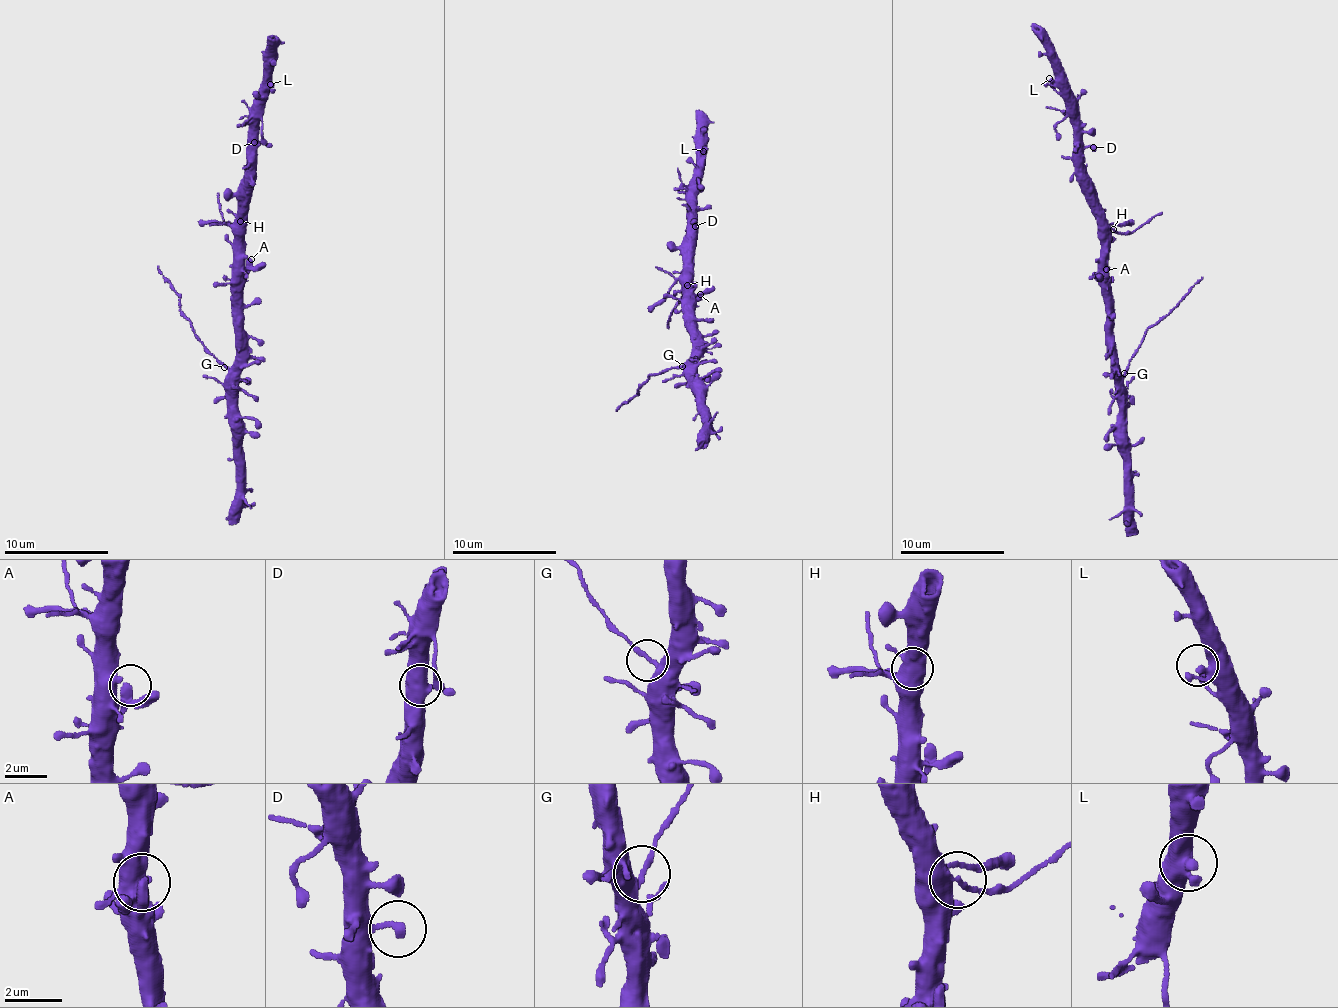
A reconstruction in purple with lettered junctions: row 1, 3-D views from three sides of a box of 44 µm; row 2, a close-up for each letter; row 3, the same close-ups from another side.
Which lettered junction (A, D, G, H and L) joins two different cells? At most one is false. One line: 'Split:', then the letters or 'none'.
Split: G

